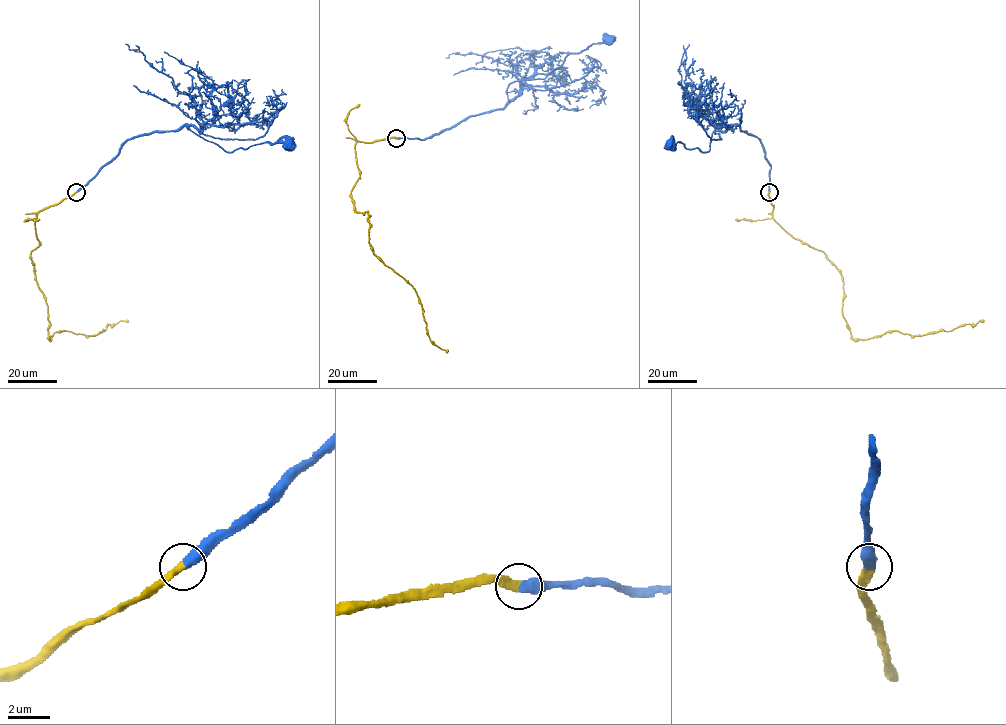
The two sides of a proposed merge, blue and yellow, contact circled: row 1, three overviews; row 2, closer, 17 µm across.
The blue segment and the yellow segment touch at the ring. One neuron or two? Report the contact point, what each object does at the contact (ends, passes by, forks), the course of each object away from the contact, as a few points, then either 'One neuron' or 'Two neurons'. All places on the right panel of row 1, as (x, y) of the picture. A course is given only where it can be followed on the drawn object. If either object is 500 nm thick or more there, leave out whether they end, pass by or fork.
Place: (769, 192). At the ring blue ends. At the ring yellow ends. Course of blue: (769, 192), (771, 166), (764, 148), (737, 124), (717, 127), (703, 152), (677, 142), (672, 146). Course of yellow: (769, 192), (772, 217), (839, 271), (852, 338), (924, 335), (982, 321). One neuron

